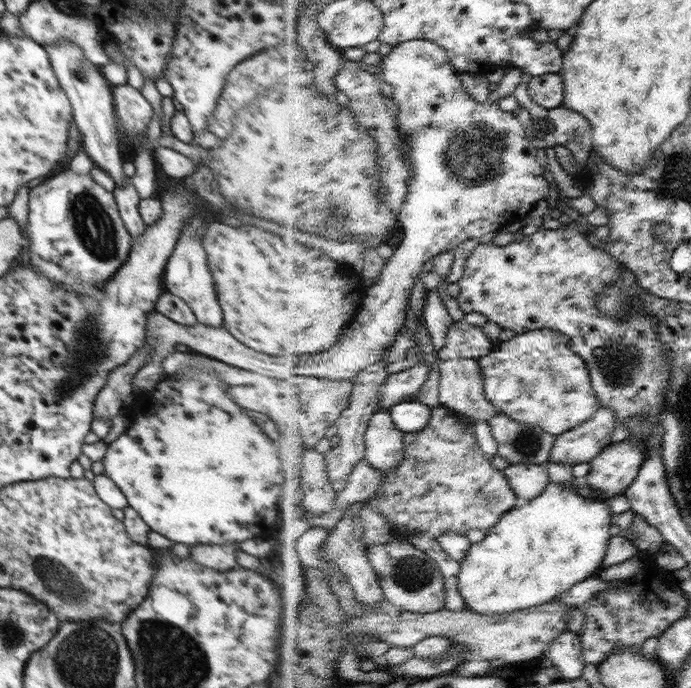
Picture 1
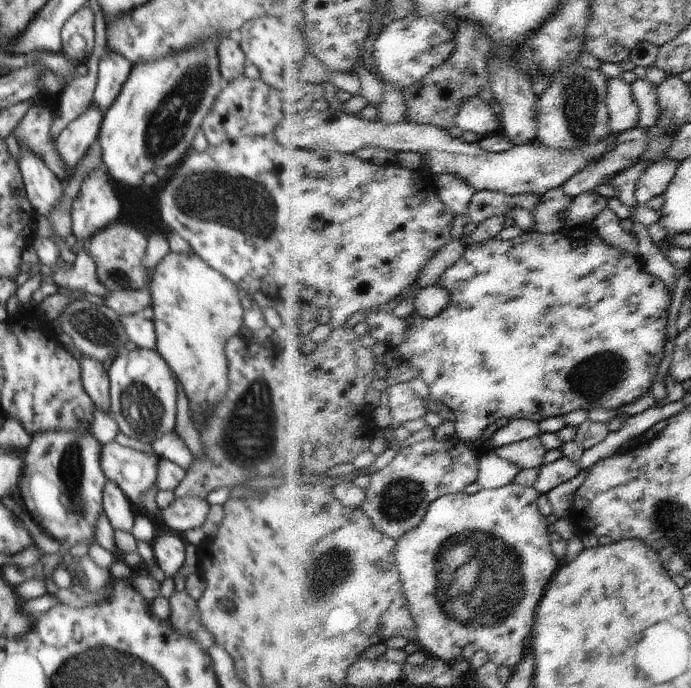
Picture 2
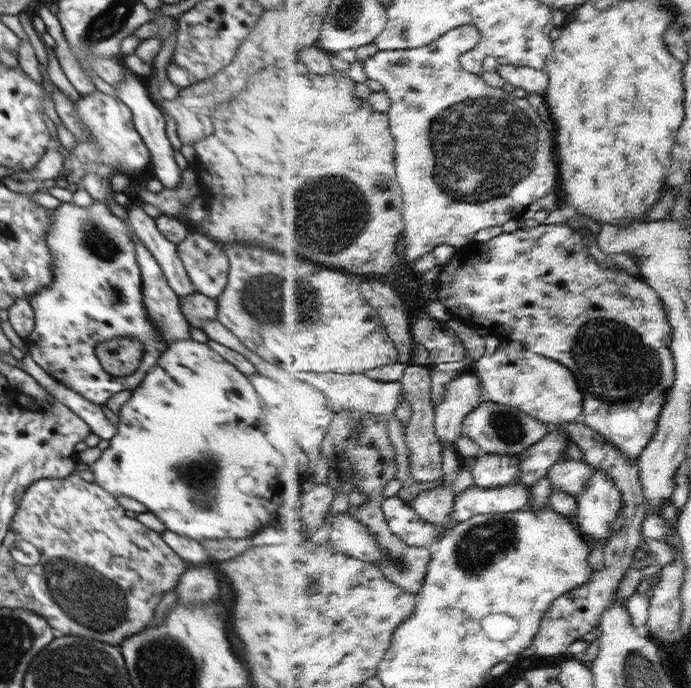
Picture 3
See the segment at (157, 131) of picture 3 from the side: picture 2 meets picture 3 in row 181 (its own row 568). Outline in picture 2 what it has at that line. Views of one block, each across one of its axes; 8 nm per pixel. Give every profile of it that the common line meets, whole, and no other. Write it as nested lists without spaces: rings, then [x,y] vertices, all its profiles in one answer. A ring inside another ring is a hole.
[[[160,529],[151,542],[154,560],[166,577],[174,577],[186,559],[187,543],[184,537]]]

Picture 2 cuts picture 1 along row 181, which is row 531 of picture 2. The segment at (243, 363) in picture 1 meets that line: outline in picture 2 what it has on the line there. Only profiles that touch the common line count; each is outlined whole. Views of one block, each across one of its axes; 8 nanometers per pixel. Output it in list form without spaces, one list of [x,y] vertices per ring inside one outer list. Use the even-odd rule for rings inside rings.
[[[516,482],[496,490],[482,489],[482,492],[474,496],[470,496],[467,492],[452,493],[451,495],[443,496],[432,504],[430,512],[424,518],[424,522],[398,541],[398,550],[396,550],[398,566],[400,566],[412,612],[419,624],[418,644],[430,656],[445,660],[448,664],[451,664],[452,661],[453,664],[458,660],[463,660],[462,654],[464,654],[467,646],[476,644],[480,650],[488,651],[492,661],[496,662],[499,667],[506,665],[516,668],[524,660],[528,647],[528,638],[530,638],[530,634],[534,630],[534,622],[536,622],[536,612],[538,612],[540,600],[544,598],[552,578],[556,578],[556,572],[560,572],[560,568],[564,568],[564,564],[560,564],[562,561],[556,556],[556,552],[552,550],[552,534],[548,533],[550,524],[546,516],[540,514],[540,504],[538,504],[540,495],[541,492],[536,487],[532,488],[523,484],[516,484]]]

